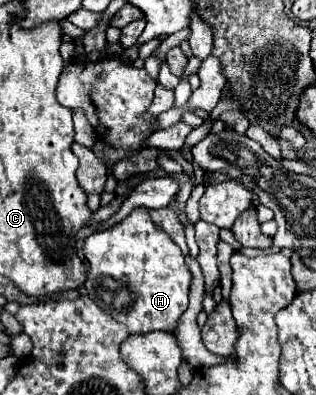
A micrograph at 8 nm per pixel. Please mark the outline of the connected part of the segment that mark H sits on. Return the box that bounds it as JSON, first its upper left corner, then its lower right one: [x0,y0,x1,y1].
[83,206,191,334]

